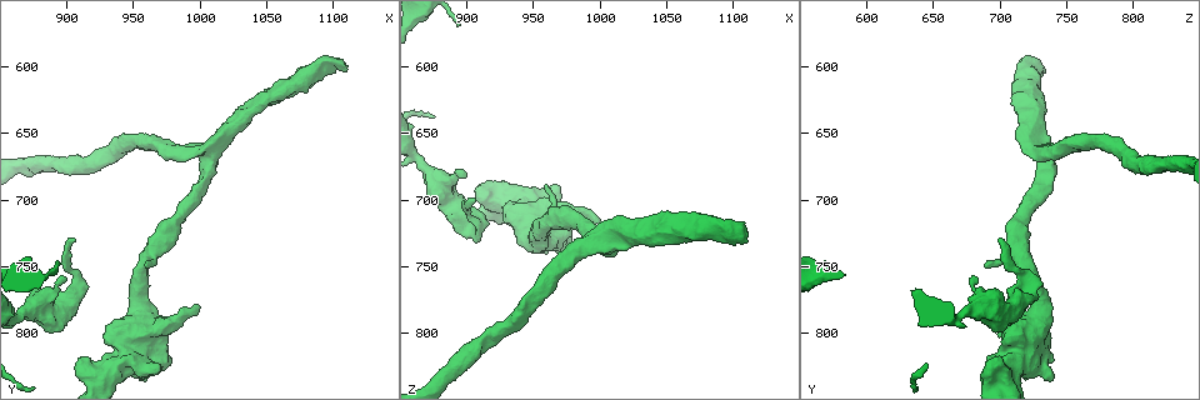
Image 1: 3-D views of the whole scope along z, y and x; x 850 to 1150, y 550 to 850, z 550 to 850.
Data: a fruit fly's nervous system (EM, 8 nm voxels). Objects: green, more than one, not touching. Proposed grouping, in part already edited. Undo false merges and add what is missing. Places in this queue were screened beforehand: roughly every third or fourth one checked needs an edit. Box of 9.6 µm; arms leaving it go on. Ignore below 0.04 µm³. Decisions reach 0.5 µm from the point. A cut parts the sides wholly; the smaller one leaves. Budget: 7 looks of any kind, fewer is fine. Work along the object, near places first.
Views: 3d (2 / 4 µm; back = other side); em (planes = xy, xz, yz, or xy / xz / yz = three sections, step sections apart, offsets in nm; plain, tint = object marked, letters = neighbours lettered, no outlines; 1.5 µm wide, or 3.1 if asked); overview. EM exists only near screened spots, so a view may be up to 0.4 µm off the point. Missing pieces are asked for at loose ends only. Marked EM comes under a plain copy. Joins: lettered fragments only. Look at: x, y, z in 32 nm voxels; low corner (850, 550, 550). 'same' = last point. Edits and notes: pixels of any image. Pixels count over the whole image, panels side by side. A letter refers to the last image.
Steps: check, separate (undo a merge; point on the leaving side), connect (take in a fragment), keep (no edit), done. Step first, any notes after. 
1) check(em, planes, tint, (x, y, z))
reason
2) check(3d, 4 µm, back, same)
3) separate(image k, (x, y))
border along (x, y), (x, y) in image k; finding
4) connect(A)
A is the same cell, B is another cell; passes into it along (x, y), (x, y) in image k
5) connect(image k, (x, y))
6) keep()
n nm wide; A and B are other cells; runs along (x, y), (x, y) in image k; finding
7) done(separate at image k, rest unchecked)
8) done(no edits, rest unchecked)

check(em, xy, step 8, tint, (958, 836, 740))
thick end

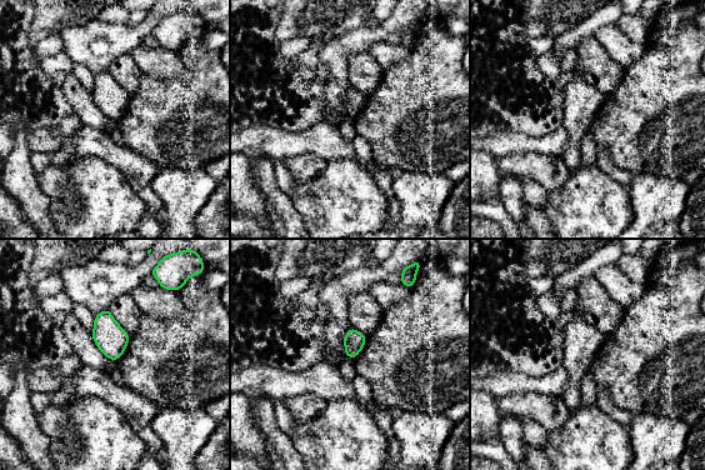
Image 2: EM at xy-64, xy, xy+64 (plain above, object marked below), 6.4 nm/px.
check(em, xy, step 8, letters, same)
what lies round it

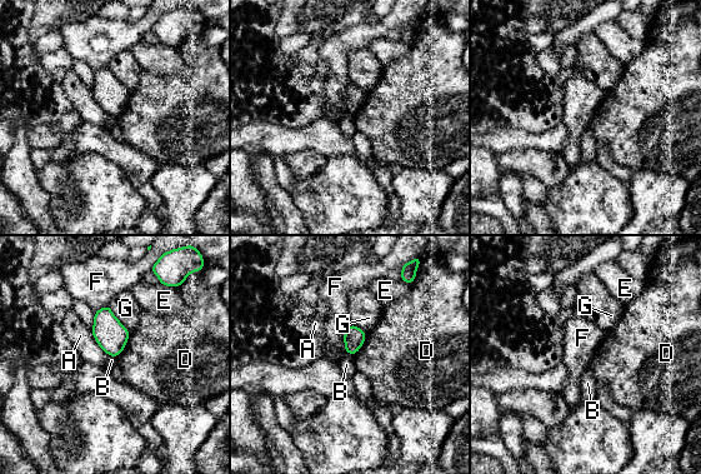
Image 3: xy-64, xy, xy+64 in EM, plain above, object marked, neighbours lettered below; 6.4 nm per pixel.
keep()
A, B, D, E, F and G are other cells; border along (108, 354), (116, 358) in image 3; none of them fits

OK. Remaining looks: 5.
check(3d, 4 µm, (906, 728, 698))
an open end

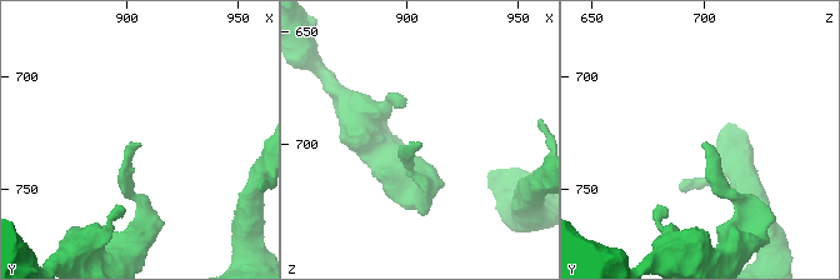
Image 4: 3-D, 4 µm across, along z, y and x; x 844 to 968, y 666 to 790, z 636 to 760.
check(em, planes, letters, (906, 729, 700))

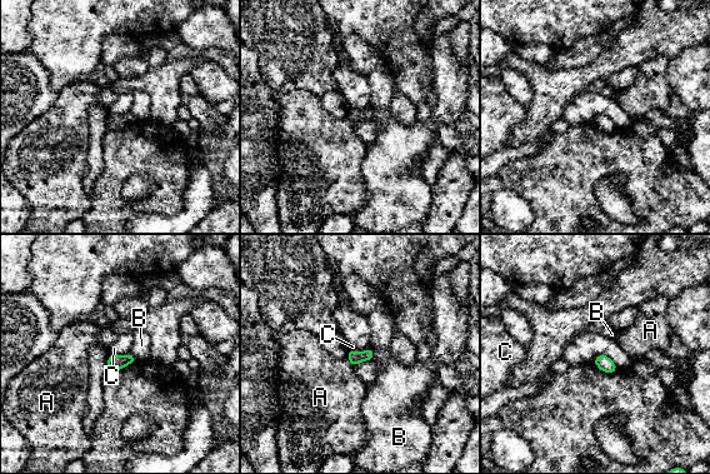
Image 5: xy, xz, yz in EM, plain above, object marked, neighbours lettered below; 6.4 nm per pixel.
keep()
A, B and C are other cells; border along (371, 347), (374, 359) in image 5; no lettered fragment goes on from it

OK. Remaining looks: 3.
check(em, xy, step 4, letters, (1108, 600, 730))
long arm stops here

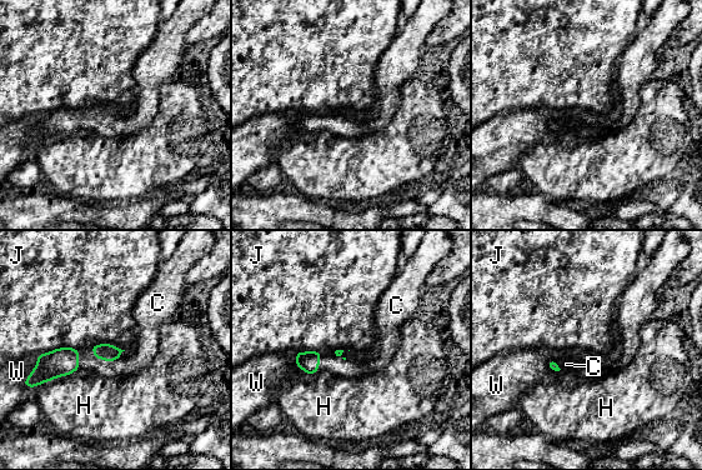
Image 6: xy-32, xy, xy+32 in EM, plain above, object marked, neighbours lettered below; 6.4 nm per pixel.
connect(C)
C is the same cell, H, J and W are other cells; it goes on there

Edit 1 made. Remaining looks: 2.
done(connect at image 6, rest unchecked)

